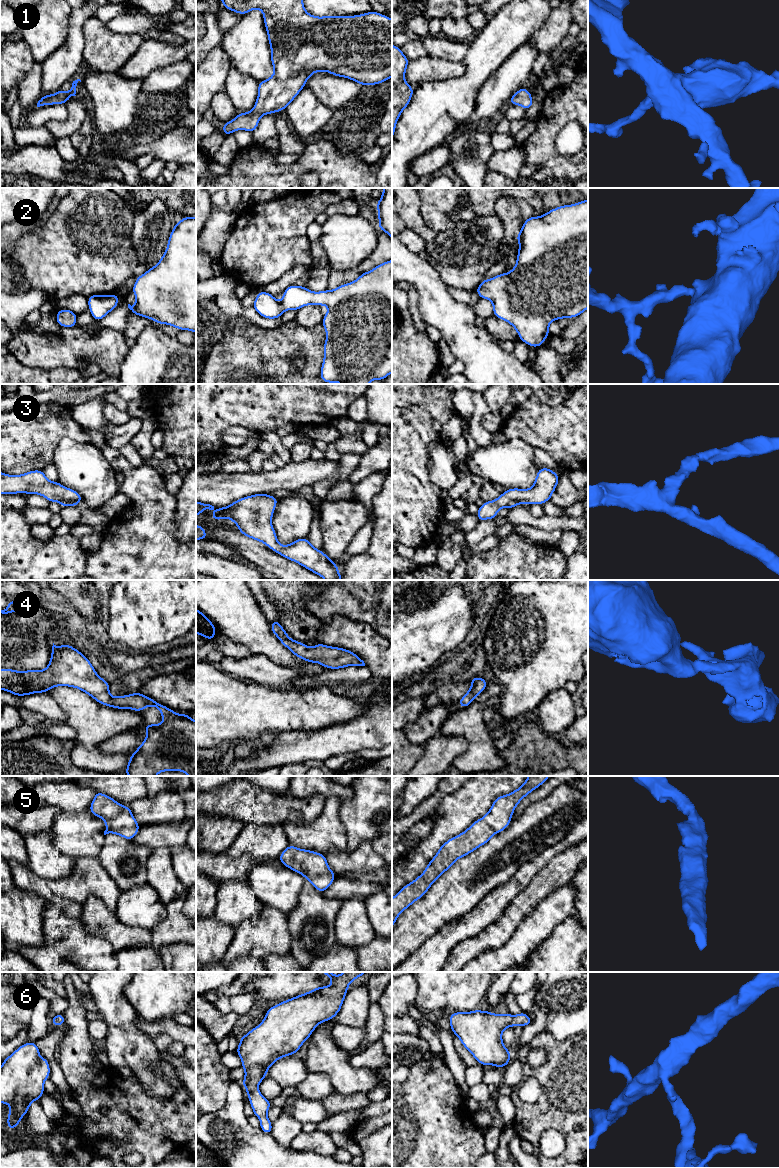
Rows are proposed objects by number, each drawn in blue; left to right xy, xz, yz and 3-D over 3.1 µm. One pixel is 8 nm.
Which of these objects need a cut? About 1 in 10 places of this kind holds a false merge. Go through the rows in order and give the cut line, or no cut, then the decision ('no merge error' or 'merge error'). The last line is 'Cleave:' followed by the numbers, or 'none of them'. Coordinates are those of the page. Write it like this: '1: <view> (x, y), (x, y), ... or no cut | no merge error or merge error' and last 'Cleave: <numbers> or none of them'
1: no cut | no merge error
2: no cut | no merge error
3: no cut | no merge error
4: no cut | no merge error
5: no cut | no merge error
6: no cut | no merge error
Cleave: none of them

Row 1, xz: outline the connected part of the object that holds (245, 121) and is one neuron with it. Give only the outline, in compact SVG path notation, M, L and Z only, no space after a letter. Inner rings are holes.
M221 0L221 3L241 15L254 9L262 11L274 68L270 78L258 83L253 109L222 124L225 136L237 130L253 133L262 116L285 110L315 72L328 72L359 85L378 85L392 77L392 19L381 13L372 10L353 16L317 17L305 10L303 0Z

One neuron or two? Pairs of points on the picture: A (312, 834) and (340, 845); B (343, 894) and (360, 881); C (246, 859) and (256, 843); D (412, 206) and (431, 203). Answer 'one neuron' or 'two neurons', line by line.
A: one neuron
B: one neuron
C: two neurons
D: two neurons

